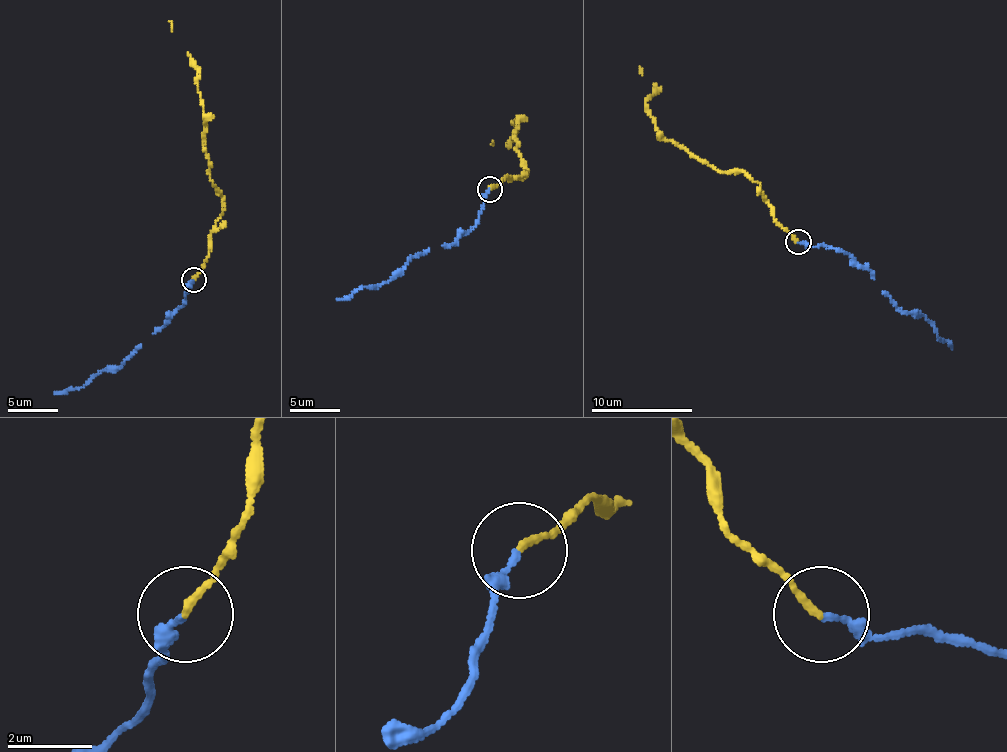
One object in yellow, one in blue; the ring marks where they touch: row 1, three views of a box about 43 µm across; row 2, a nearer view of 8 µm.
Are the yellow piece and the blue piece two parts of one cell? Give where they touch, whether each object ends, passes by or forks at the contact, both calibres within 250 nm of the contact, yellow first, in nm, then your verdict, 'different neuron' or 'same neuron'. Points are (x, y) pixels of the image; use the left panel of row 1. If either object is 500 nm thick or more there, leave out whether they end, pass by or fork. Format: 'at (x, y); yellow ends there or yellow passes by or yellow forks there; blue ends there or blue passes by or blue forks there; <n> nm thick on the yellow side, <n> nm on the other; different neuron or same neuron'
at (193, 280); yellow ends there; blue ends there; 170 nm thick on the yellow side, 160 nm on the other; same neuron

